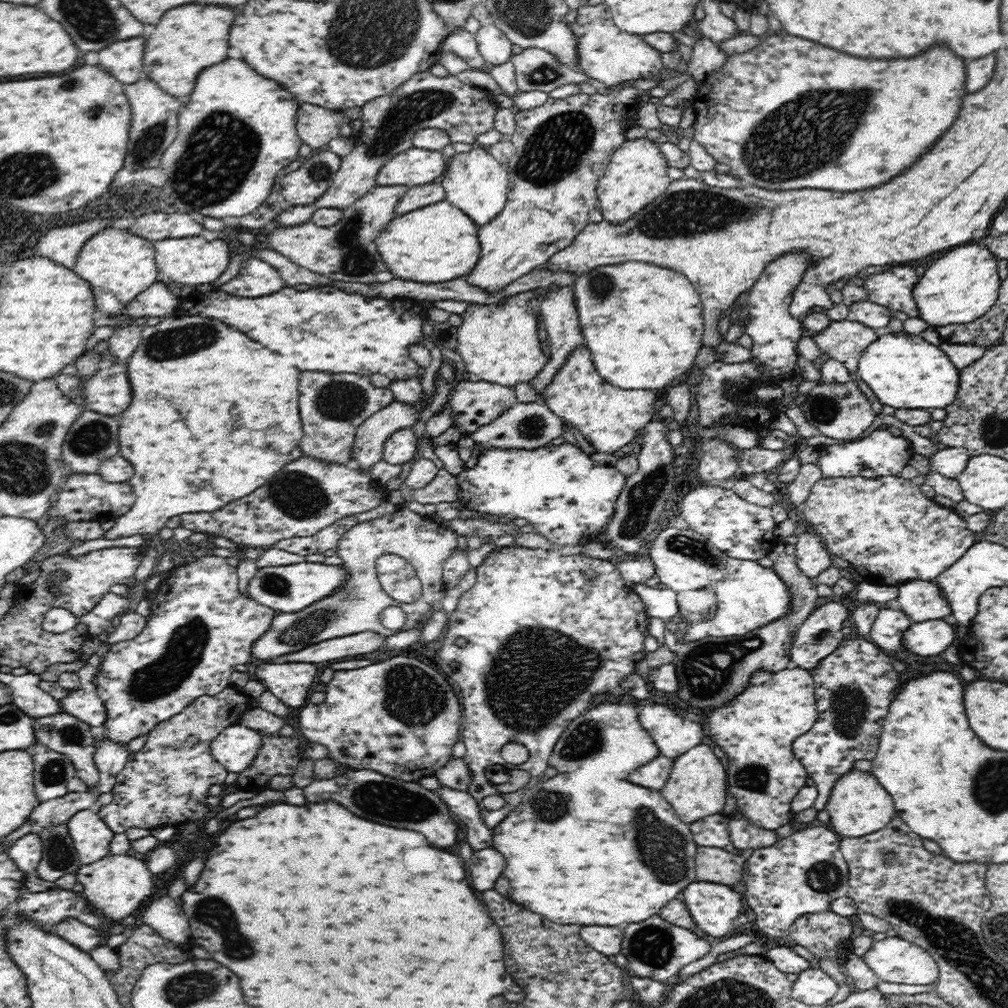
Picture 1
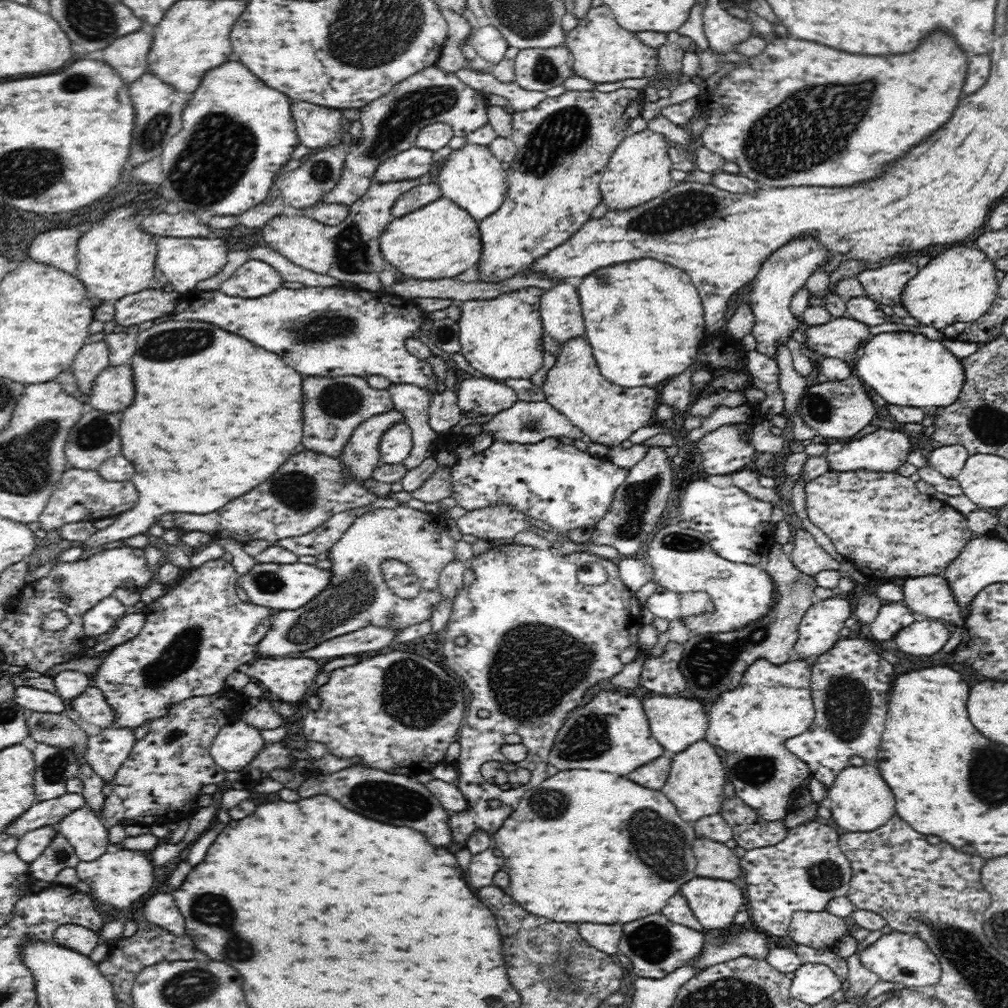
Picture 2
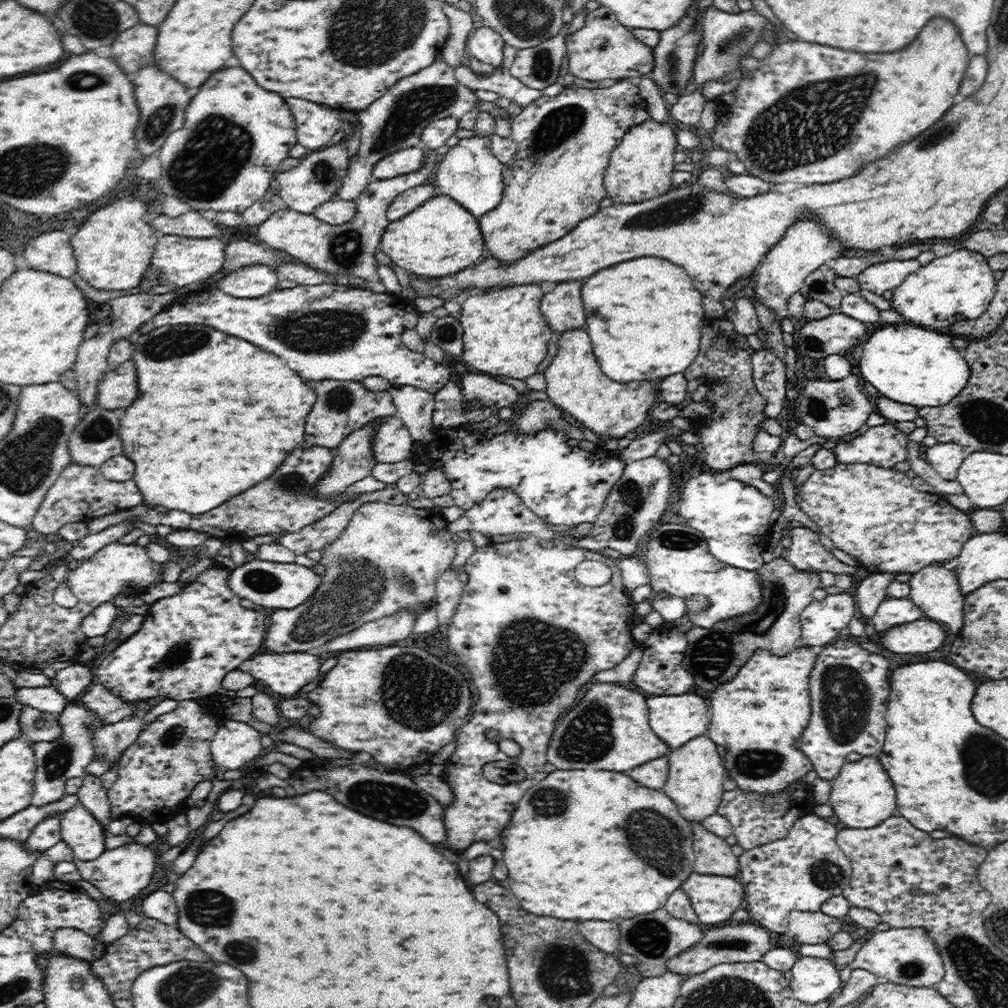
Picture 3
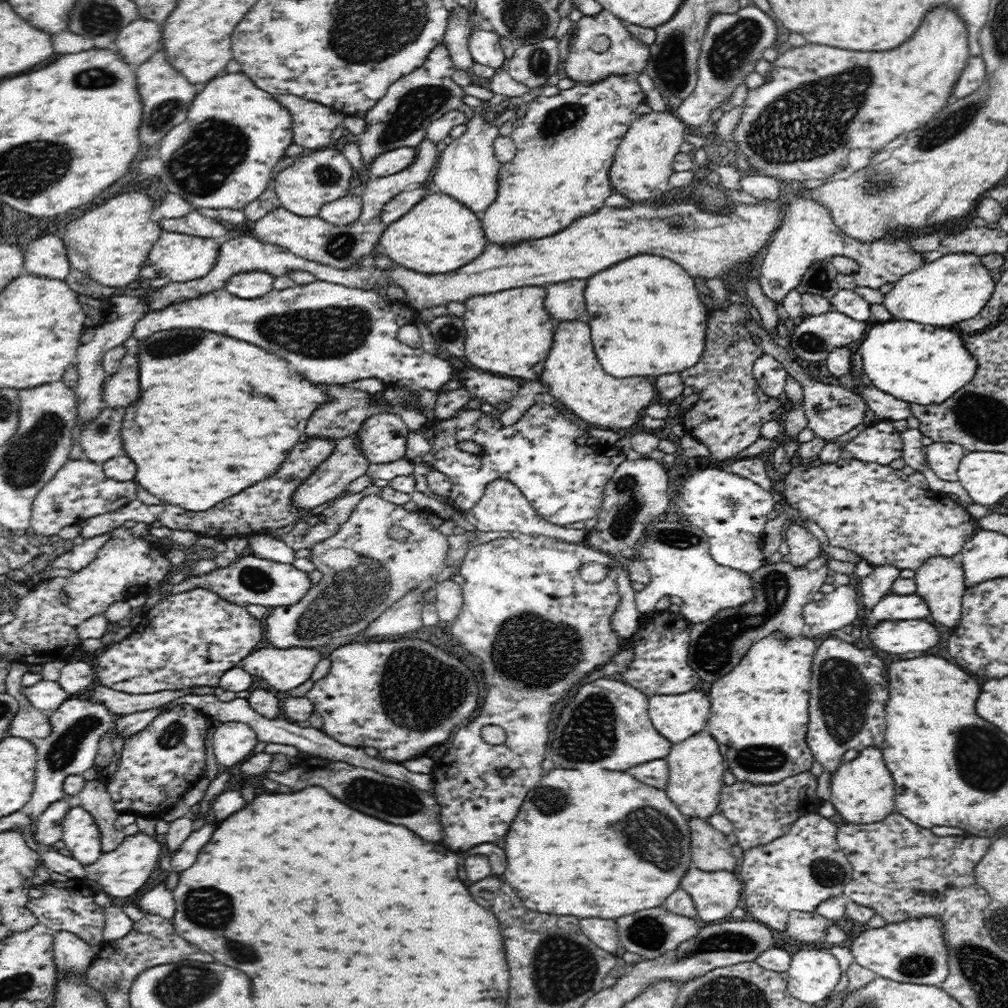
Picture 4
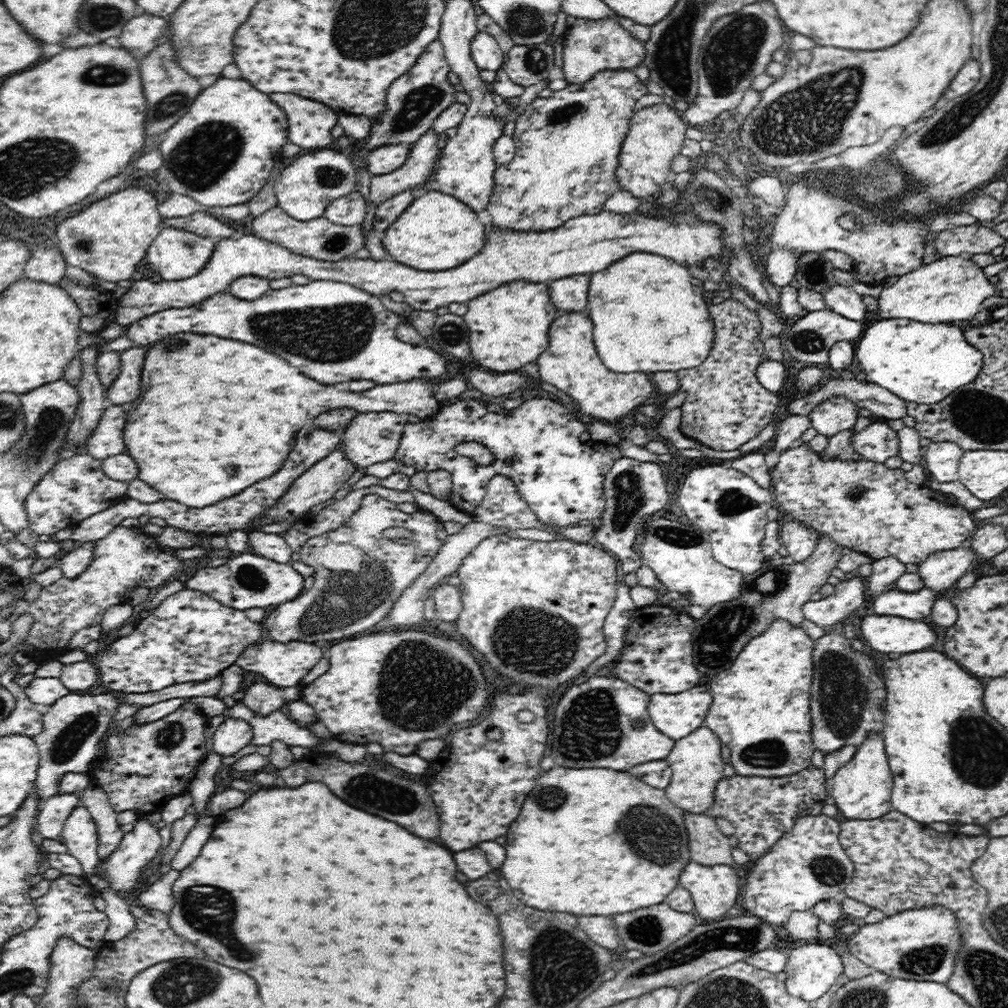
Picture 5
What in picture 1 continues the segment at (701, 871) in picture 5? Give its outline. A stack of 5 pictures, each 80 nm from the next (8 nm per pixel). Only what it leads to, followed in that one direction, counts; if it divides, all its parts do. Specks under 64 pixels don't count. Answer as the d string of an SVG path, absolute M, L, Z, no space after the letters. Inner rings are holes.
M694 881L681 894L682 901L700 930L715 938L728 938L739 933L735 920L742 914L740 889Z

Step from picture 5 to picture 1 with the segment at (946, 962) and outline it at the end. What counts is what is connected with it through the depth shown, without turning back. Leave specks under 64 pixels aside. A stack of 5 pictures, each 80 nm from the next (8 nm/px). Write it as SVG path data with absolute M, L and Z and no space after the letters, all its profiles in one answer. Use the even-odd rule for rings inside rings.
M887 937L874 941L871 948L861 956L864 962L877 974L880 981L898 984L932 984L939 980L936 961L916 943L900 937Z

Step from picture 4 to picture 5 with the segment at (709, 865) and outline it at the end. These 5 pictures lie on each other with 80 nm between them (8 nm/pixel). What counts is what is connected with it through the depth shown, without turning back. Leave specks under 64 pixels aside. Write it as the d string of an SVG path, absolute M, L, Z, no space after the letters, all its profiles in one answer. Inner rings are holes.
M683 813L688 829L691 861L702 866L734 866L728 837L719 831L713 817L704 814Z

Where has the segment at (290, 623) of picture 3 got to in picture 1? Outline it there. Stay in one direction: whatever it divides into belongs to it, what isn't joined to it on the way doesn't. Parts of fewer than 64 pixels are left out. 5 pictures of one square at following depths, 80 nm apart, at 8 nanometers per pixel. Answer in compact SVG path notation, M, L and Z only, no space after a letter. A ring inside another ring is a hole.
M407 506L398 507L393 513L382 515L374 520L358 523L342 535L338 541L336 554L344 560L343 567L352 575L348 584L330 598L320 600L308 606L300 613L277 613L270 628L258 638L251 649L251 654L262 661L269 661L281 654L303 650L308 646L358 634L362 631L376 632L383 637L397 634L382 625L378 616L384 608L398 606L406 613L403 630L421 629L432 614L440 612L441 601L446 596L447 587L443 580L444 561L458 546L458 534L438 525L426 515L420 515ZM382 554L397 554L405 558L414 568L422 582L422 595L414 604L404 604L393 600L384 592L377 578L376 558Z

